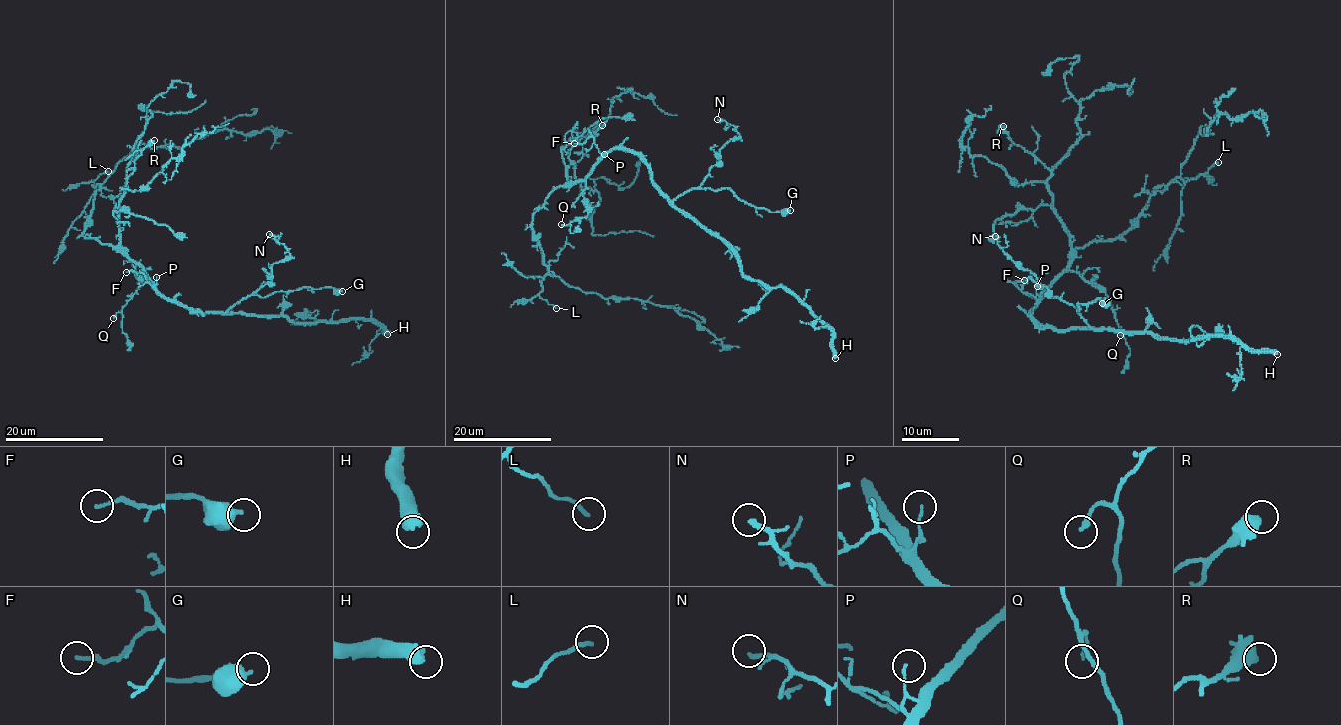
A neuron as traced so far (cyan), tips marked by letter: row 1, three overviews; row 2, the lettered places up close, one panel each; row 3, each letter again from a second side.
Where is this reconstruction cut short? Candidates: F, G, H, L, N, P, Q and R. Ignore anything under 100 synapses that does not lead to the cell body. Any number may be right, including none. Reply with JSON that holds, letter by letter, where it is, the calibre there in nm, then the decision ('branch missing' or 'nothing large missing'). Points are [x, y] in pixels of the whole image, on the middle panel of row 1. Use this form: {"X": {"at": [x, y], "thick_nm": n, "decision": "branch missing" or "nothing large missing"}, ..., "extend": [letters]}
{"F": {"at": [574, 143], "thick_nm": 130, "decision": "nothing large missing"}, "G": {"at": [790, 210], "thick_nm": 460, "decision": "nothing large missing"}, "H": {"at": [835, 358], "thick_nm": 600, "decision": "branch missing"}, "L": {"at": [556, 308], "thick_nm": 170, "decision": "nothing large missing"}, "N": {"at": [717, 119], "thick_nm": 190, "decision": "nothing large missing"}, "P": {"at": [604, 154], "thick_nm": 90, "decision": "nothing large missing"}, "Q": {"at": [561, 224], "thick_nm": 170, "decision": "nothing large missing"}, "R": {"at": [602, 125], "thick_nm": 550, "decision": "nothing large missing"}, "extend": ["H"]}

